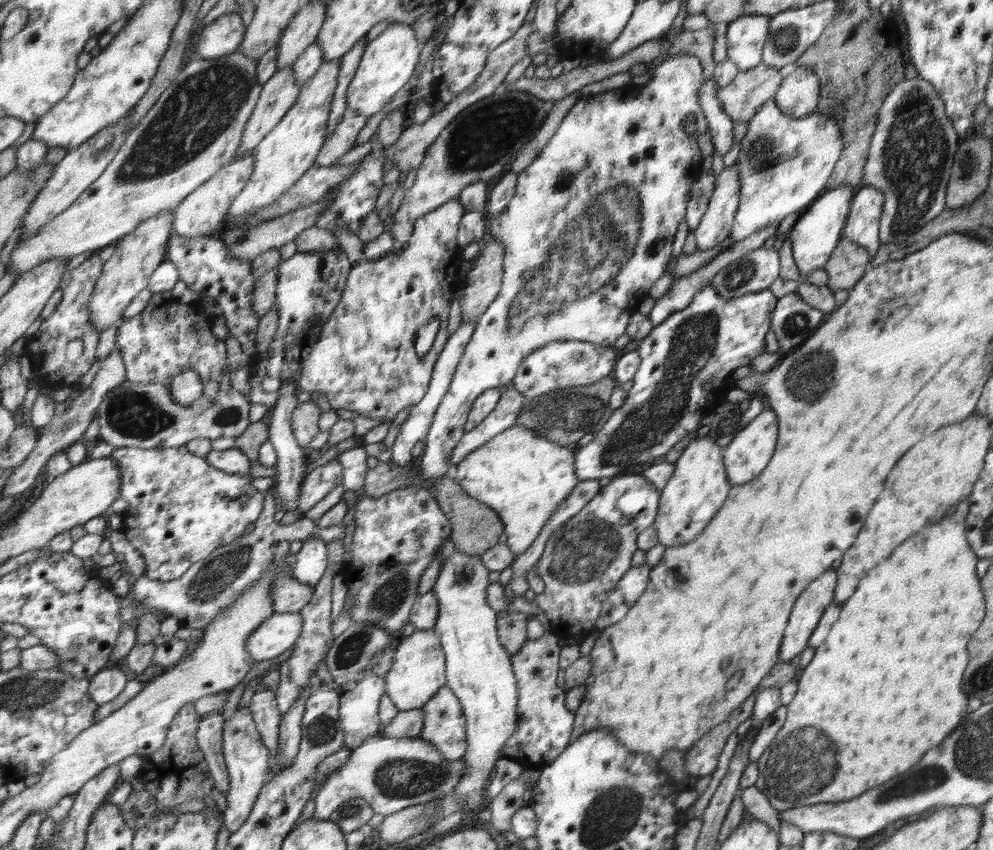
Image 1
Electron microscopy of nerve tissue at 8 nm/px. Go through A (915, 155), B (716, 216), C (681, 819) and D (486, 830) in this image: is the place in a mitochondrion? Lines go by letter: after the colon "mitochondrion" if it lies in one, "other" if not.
A: mitochondrion
B: other
C: other
D: other

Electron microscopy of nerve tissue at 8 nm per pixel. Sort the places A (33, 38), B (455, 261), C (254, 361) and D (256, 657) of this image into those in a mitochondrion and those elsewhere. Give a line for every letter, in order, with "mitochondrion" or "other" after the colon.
A: other
B: other
C: other
D: other

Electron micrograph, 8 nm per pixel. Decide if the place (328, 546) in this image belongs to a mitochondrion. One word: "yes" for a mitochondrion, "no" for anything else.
no

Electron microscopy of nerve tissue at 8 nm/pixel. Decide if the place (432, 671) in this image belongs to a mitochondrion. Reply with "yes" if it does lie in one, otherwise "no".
no

